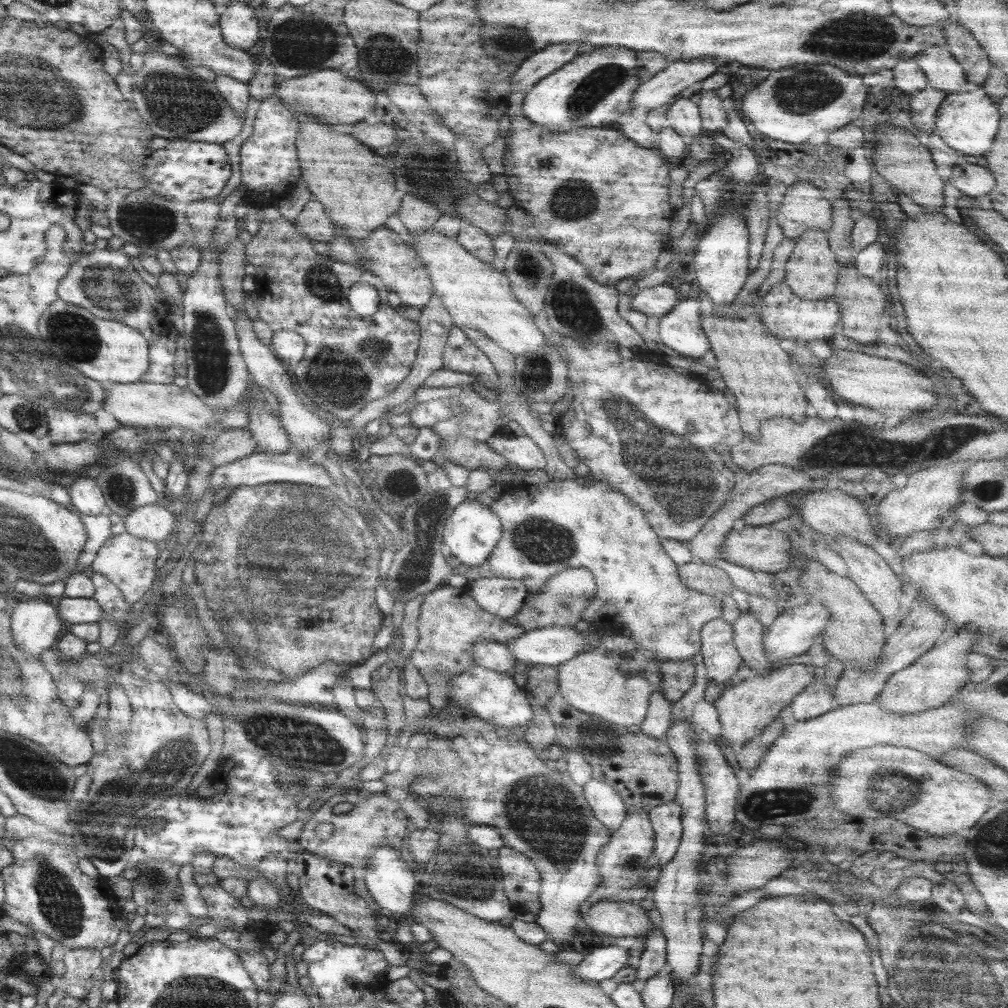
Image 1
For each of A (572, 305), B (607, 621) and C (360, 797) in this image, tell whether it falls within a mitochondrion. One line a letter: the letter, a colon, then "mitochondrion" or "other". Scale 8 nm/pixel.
A: mitochondrion
B: other
C: other

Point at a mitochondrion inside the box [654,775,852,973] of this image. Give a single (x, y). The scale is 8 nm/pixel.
(764, 804)

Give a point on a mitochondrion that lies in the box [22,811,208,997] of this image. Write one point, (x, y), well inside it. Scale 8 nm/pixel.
(62, 907)

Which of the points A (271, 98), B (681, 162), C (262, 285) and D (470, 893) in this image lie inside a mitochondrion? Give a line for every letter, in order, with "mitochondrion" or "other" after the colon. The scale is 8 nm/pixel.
A: other
B: other
C: other
D: mitochondrion

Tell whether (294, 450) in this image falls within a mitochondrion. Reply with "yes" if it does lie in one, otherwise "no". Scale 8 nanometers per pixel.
no

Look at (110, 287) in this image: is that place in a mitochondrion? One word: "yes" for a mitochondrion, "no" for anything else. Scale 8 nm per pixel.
yes

